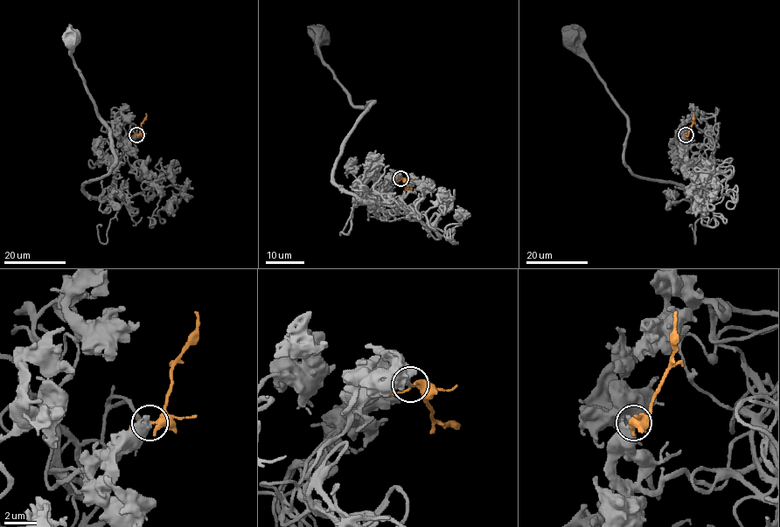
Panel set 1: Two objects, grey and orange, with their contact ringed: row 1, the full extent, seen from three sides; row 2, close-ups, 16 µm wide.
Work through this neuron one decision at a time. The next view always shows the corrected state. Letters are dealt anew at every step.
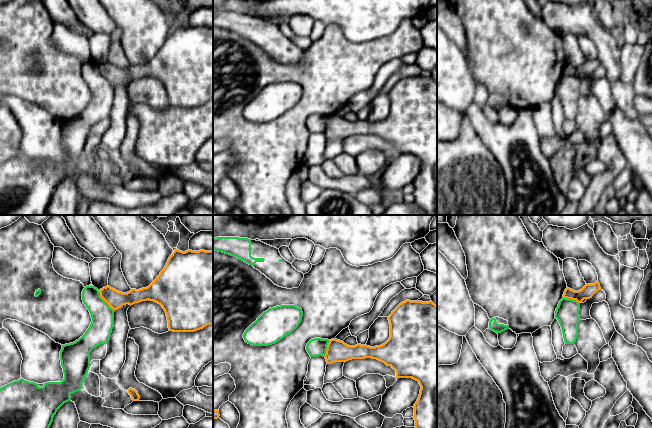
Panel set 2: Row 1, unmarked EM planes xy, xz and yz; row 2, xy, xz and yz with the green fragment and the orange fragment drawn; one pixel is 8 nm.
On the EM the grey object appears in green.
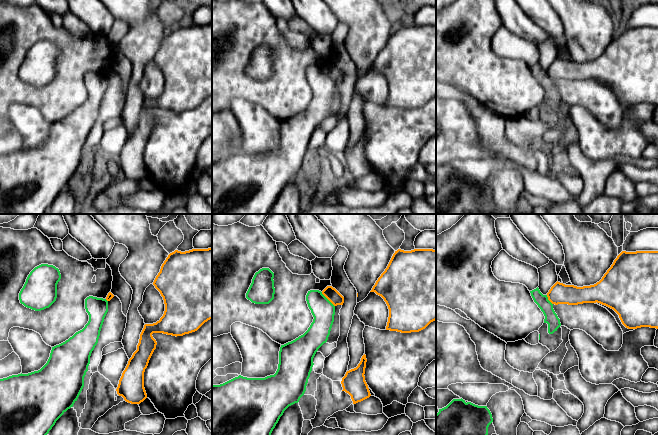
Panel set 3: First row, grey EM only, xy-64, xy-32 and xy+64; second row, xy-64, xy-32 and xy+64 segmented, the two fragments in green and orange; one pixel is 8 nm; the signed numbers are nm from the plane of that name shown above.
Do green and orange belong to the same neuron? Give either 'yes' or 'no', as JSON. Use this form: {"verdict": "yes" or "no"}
{"verdict": "no"}

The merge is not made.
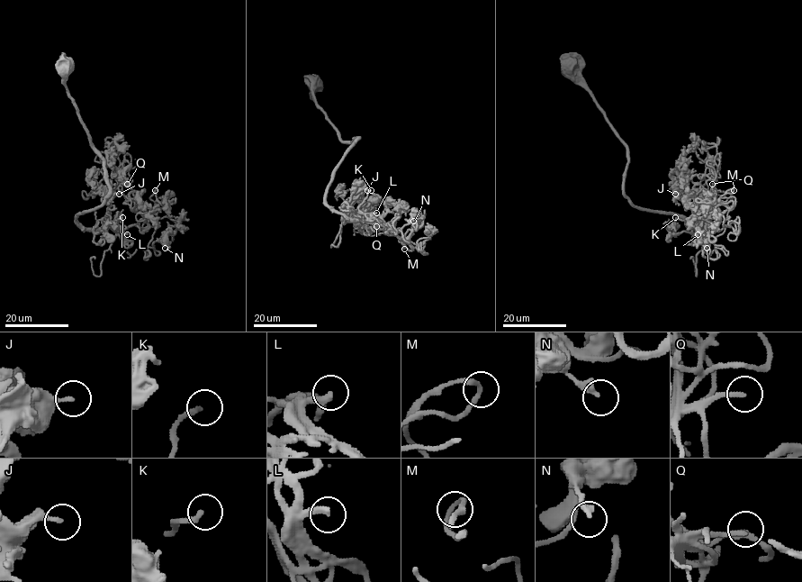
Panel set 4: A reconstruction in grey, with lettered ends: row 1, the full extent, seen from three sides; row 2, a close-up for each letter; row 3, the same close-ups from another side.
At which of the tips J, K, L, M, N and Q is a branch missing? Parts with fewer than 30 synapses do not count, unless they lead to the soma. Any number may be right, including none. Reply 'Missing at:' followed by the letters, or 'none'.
Missing at: K, L, Q

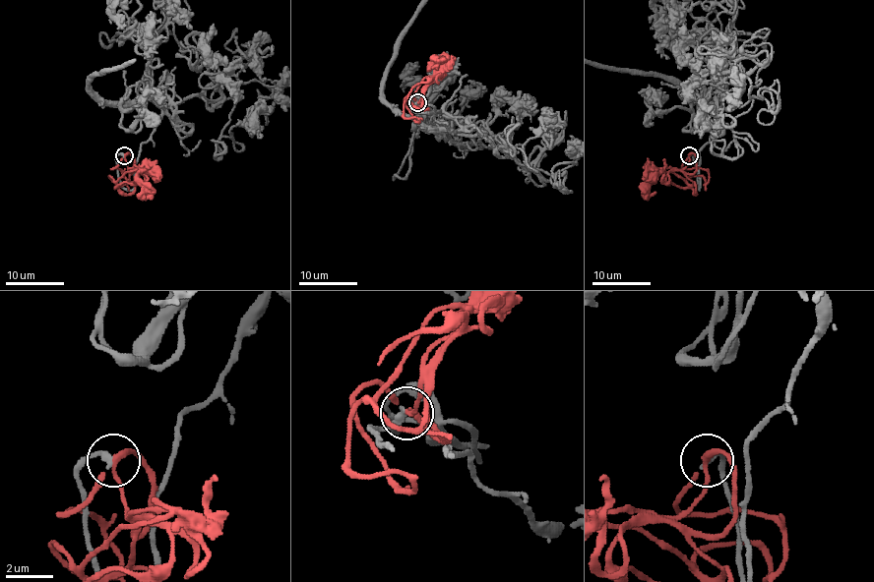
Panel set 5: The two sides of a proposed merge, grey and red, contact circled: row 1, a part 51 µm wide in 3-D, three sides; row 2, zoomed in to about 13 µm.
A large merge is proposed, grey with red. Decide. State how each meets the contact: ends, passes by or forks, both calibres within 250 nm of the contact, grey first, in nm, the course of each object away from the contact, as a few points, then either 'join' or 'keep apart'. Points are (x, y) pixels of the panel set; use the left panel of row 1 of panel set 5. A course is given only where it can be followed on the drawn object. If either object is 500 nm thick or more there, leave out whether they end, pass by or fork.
grey ends; red forks; calibres 320 and 180 nm; course grey (125, 154), (131, 190), (161, 109), (104, 100), (90, 82), (128, 64), (150, 18); course red (125, 154), (129, 180), (120, 184), (110, 175), (117, 184), (126, 178), (111, 168), (122, 157); join

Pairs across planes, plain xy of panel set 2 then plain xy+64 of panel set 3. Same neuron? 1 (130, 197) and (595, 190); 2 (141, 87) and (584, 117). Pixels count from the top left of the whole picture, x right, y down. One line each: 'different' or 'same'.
1: different
2: different

